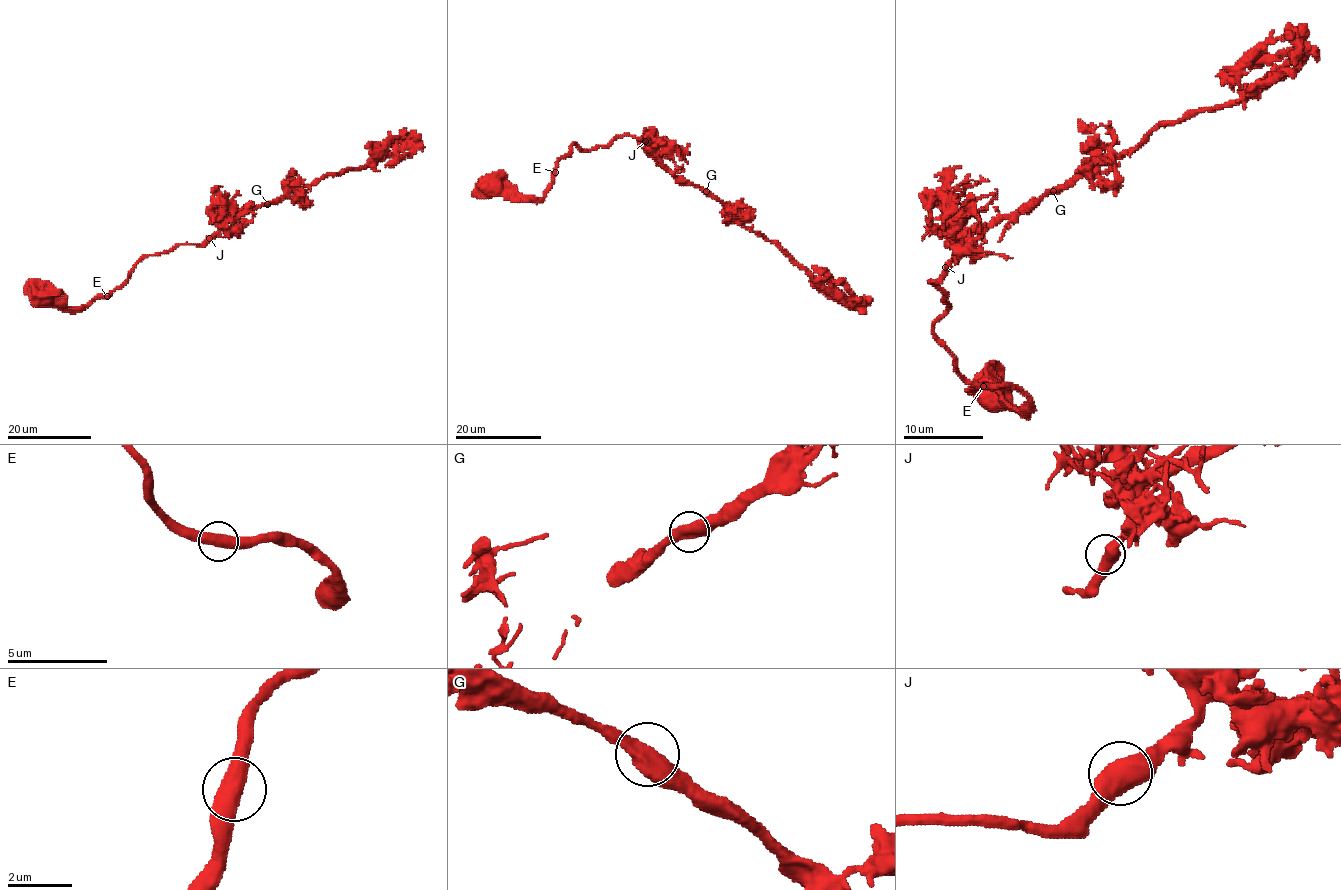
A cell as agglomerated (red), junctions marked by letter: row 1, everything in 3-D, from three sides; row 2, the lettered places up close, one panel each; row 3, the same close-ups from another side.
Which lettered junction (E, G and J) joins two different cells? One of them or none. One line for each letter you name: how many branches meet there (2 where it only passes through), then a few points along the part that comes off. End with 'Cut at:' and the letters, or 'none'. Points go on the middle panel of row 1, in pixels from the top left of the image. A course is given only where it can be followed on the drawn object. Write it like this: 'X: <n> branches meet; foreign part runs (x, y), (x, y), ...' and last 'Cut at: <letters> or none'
Cut at: none

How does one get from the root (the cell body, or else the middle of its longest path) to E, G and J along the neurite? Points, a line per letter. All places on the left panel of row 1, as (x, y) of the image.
E: (42, 298), (48, 297), (54, 303), (80, 309), (97, 297), (107, 296)
G: (42, 298), (83, 308), (119, 287), (143, 256), (170, 251), (177, 245), (204, 245), (223, 220), (267, 204)
J: (42, 298), (83, 308), (119, 287), (143, 256), (170, 251), (177, 245), (202, 245), (209, 238)

